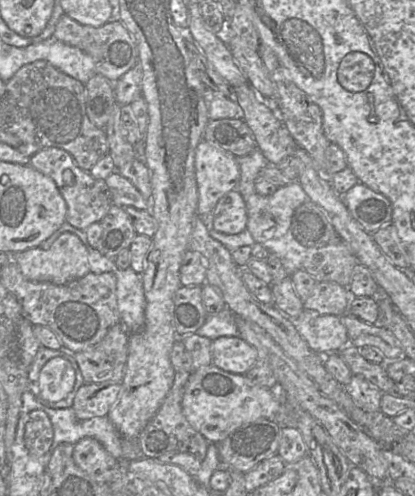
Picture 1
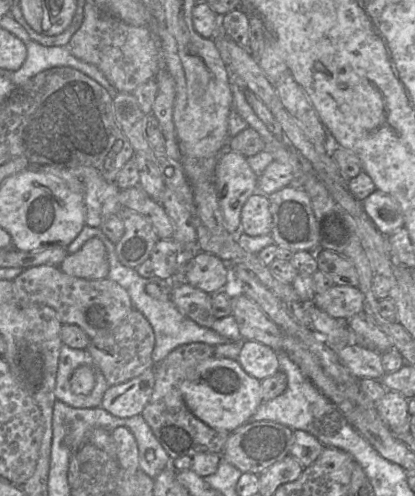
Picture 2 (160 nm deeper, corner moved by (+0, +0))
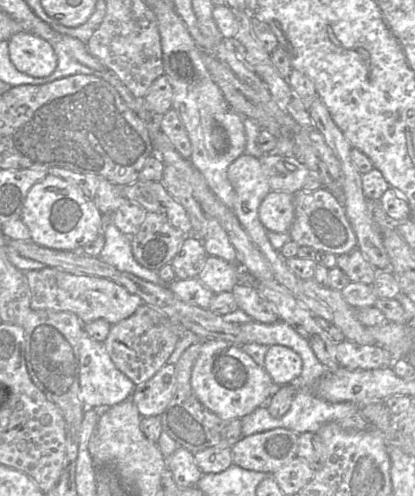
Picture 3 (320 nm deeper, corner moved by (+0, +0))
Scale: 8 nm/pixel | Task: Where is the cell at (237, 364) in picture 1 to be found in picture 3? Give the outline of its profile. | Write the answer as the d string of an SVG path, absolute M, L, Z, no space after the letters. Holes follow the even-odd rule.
M282 346L268 347L264 369L277 387L294 383L302 373L302 358L294 350Z

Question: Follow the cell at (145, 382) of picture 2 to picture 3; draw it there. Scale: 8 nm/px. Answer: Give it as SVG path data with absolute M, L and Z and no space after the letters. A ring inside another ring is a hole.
M166 364L151 379L135 387L130 400L137 406L142 418L160 416L176 391L175 365Z

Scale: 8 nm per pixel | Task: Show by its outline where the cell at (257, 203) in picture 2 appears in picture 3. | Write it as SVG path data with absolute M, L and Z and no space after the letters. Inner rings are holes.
M271 191L262 201L258 213L268 233L289 233L295 217L294 197Z

